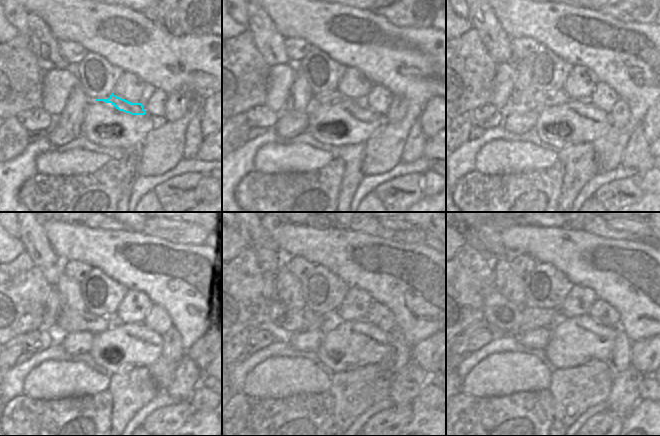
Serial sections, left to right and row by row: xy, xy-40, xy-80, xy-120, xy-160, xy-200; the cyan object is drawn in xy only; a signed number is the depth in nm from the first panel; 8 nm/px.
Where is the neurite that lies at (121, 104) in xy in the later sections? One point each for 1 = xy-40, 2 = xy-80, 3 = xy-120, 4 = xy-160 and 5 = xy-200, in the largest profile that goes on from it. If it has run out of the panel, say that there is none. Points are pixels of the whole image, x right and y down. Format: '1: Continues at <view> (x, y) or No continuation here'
1: Continues at xy-40 (335, 97)
2: Continues at xy-80 (540, 99)
3: Continues at xy-120 (67, 322)
4: Continues at xy-160 (292, 321)
5: Continues at xy-200 (502, 314).

